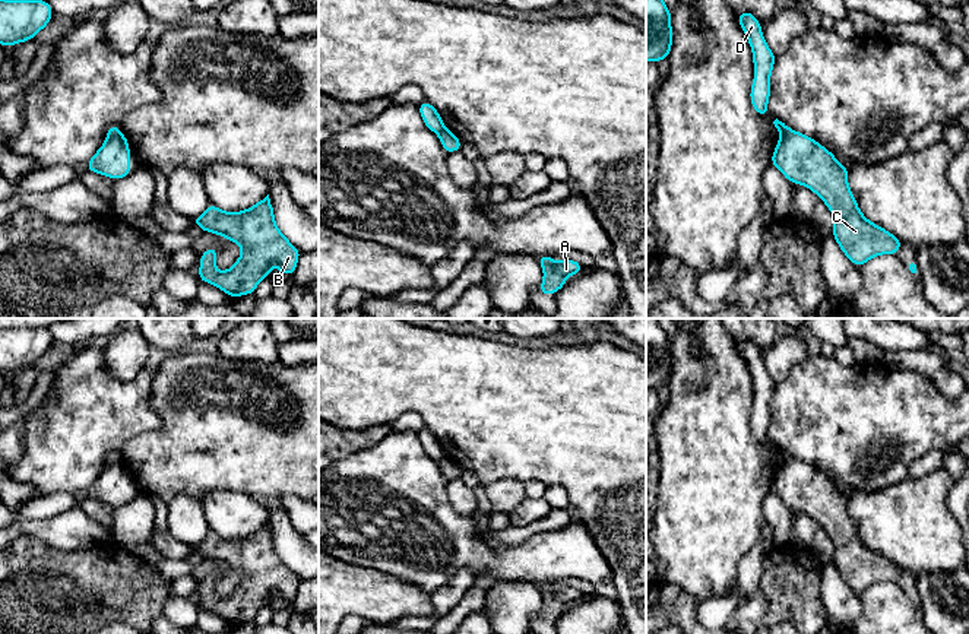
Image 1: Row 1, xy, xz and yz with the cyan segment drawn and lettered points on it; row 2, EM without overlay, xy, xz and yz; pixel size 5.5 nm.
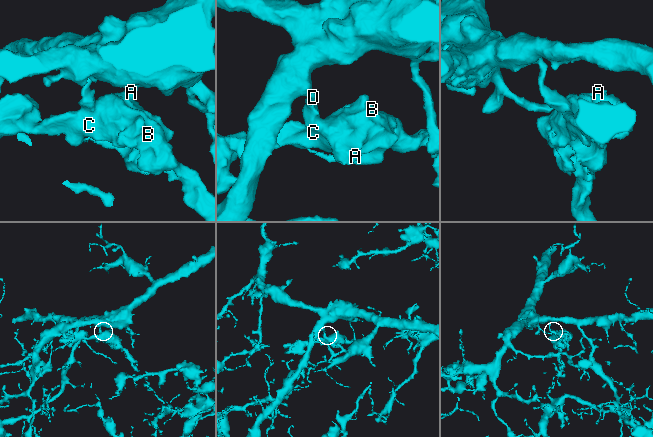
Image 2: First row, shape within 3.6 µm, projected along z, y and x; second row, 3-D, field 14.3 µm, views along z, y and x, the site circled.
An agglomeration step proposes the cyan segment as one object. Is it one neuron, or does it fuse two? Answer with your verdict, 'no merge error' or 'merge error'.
merge error

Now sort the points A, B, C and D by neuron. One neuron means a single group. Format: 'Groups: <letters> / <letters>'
Groups: A B C / D

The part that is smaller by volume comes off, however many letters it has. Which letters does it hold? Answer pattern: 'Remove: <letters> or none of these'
Remove: A, B, C

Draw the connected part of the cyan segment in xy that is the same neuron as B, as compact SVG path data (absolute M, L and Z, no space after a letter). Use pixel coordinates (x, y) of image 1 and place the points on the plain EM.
M269 522L243 539L224 539L209 530L202 543L191 545L203 559L219 561L241 573L241 583L225 597L215 596L218 574L200 581L199 608L222 616L228 624L254 621L259 609L270 602L275 590L281 602L292 602L301 578L279 558Z

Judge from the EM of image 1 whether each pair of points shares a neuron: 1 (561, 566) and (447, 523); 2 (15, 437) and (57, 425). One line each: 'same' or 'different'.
1: same
2: different

